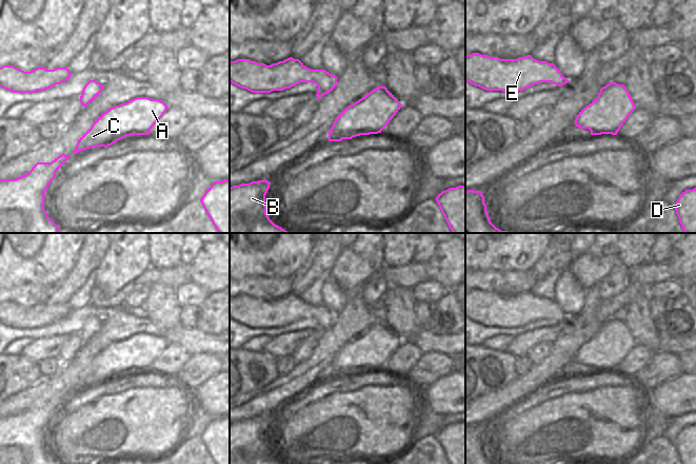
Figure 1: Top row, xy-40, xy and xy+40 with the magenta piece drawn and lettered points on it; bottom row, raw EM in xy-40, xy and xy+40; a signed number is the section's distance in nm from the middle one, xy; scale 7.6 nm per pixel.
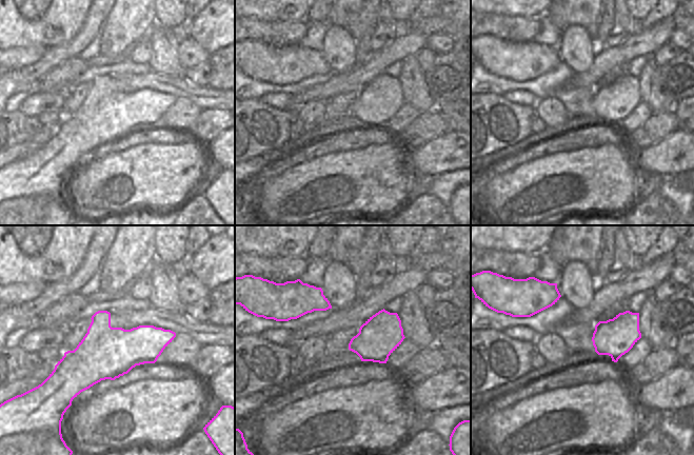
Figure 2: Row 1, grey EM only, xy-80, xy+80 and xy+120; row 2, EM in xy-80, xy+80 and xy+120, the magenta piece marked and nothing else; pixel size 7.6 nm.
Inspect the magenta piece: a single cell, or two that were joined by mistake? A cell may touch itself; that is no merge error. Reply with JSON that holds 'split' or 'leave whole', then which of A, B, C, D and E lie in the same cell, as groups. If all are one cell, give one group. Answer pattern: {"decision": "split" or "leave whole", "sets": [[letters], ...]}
{"decision": "leave whole", "sets": [["A", "B", "C", "D", "E"]]}

